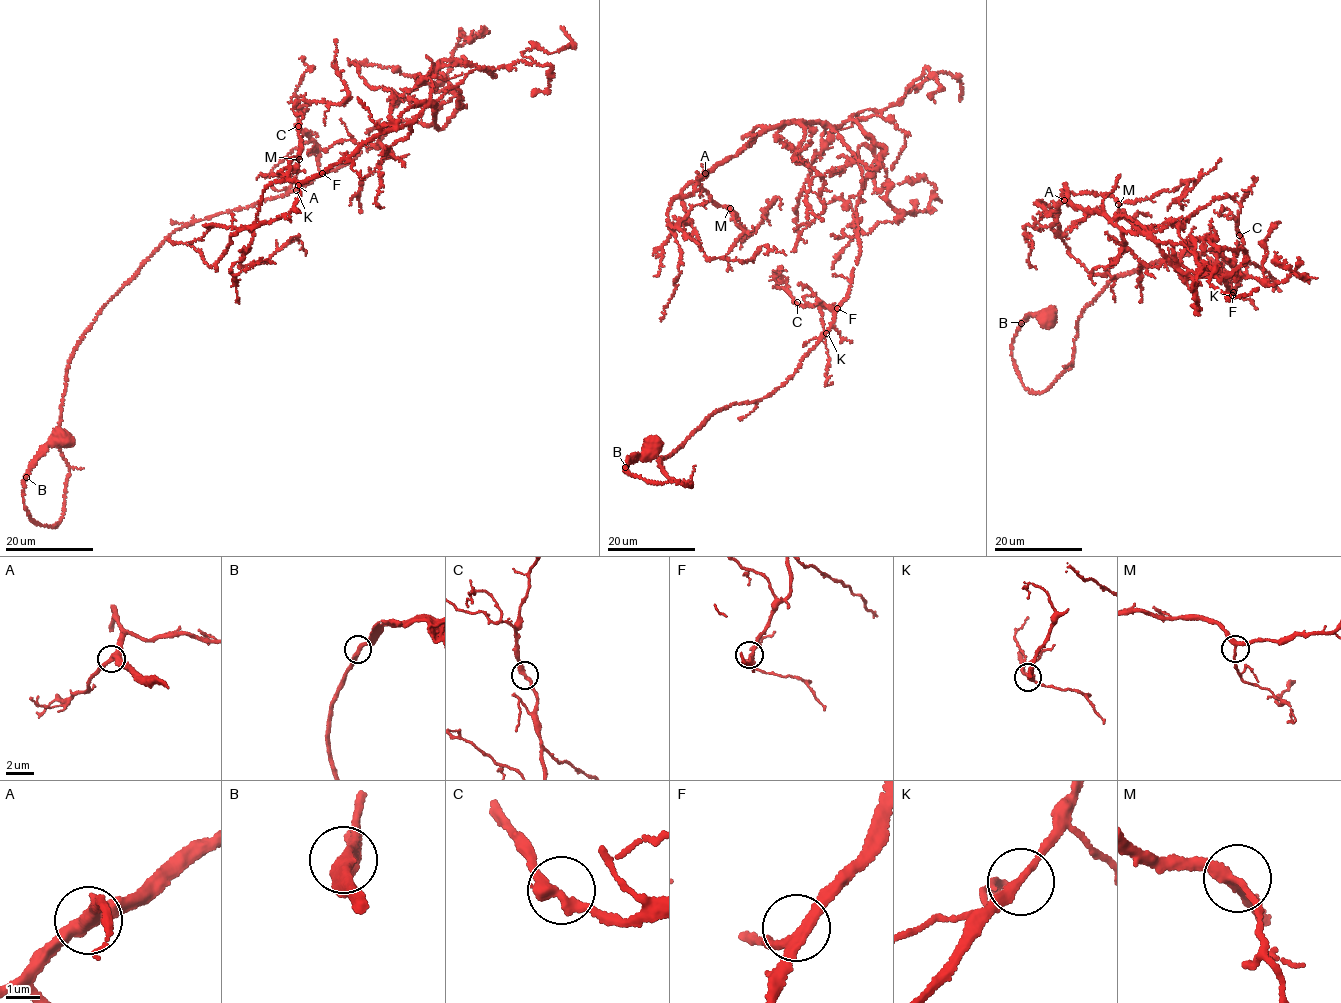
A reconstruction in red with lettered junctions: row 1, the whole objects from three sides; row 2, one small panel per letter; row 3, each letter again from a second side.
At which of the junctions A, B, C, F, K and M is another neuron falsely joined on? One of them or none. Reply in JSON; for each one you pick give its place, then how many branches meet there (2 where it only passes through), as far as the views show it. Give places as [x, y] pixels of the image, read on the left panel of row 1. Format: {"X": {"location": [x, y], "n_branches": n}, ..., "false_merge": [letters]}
{"false_merge": []}

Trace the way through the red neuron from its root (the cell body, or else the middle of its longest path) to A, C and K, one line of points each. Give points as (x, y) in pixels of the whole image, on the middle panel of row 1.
A: (650, 449), (630, 475), (692, 485), (659, 459), (785, 385), (859, 253), (862, 174), (825, 123), (705, 173)
C: (650, 449), (627, 464), (630, 475), (692, 485), (659, 459), (716, 411), (795, 374), (835, 311), (797, 302)
K: (650, 449), (627, 464), (630, 475), (692, 485), (671, 479), (659, 459), (716, 411), (773, 394), (826, 333)

